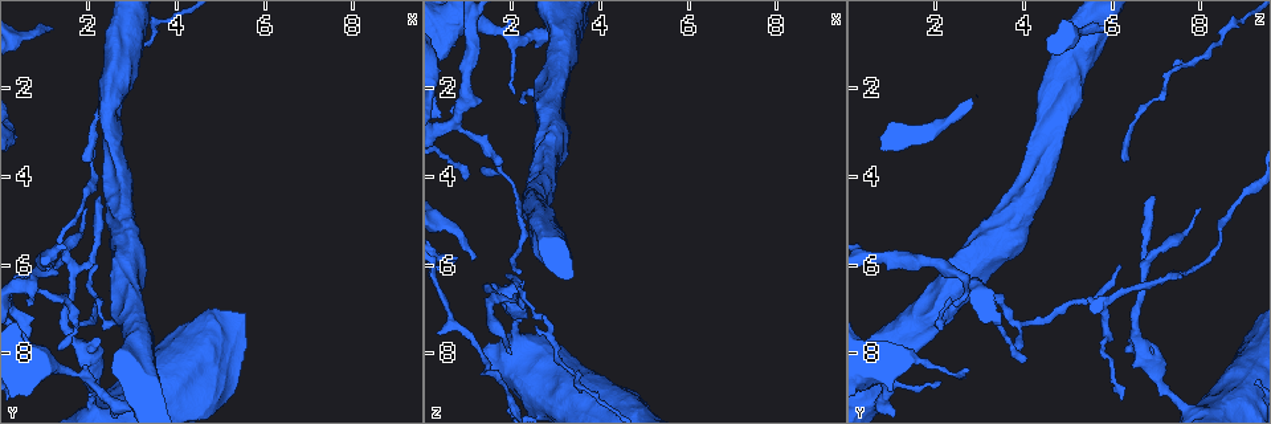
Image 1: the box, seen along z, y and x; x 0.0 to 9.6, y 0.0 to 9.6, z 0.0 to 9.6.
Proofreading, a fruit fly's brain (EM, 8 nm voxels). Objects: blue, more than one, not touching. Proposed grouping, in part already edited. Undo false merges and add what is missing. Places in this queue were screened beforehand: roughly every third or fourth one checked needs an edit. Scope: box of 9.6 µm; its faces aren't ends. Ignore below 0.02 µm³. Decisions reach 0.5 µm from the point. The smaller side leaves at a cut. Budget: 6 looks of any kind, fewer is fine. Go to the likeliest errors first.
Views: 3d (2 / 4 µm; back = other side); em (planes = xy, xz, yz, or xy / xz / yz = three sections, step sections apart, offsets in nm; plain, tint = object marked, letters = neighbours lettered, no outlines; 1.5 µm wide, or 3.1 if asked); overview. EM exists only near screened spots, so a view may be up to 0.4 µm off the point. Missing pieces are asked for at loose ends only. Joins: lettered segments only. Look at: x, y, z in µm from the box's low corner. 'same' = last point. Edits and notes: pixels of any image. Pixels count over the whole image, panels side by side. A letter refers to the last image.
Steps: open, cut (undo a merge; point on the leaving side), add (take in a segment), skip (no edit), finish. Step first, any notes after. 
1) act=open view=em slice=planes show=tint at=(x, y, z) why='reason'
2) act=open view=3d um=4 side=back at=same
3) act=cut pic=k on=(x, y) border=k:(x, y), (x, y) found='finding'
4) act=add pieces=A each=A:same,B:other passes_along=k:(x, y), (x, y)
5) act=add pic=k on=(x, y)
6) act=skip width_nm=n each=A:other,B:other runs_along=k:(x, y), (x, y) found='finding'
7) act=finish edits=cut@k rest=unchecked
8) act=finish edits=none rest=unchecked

act=open view=em slice=xy step=8 show=tint at=(2.25, 4.50, 6.95) why='free end'

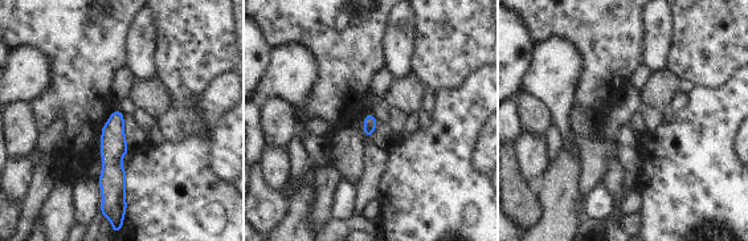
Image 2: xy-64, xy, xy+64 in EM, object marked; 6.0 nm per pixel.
act=open view=em slice=planes show=letters at=same

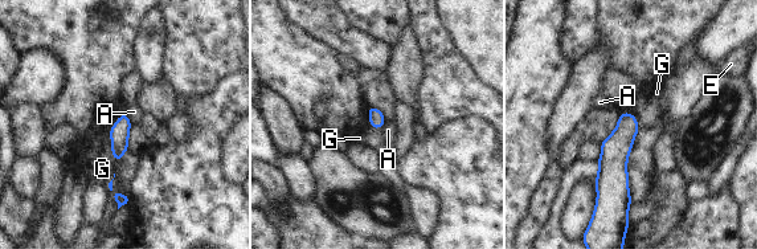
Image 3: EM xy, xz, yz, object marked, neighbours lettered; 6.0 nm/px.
act=skip width_nm=100 each=A:other,E:other,G:other runs_along=3:(627, 115), (617, 146), (625, 203) found='no lettered segment goes on from it'

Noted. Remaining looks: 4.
act=open view=em um=3.1 slice=planes show=letters at=(1.15, 0.65, 5.85) why='tapers out'

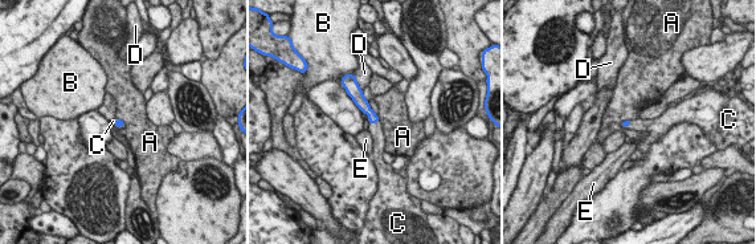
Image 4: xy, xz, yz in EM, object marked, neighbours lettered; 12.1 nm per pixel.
act=add pieces=C longest_contact=C:220nm each=A:other,B:other,C:same,D:other,E:other passes_along=4:(363, 105), (371, 122), (376, 130) found='the cell continues'

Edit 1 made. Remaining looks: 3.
act=open view=em slice=xz step=8 show=letters at=(2.15, 8.65, 2.15) why='thin end'

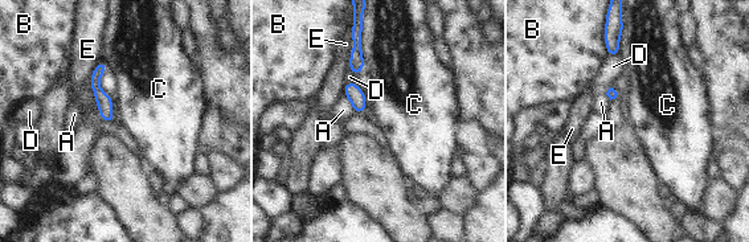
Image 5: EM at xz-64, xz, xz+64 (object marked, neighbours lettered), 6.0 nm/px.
act=open view=em slice=planes show=letters at=same why='cut it another way'

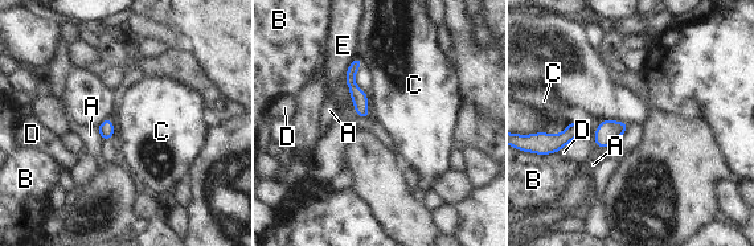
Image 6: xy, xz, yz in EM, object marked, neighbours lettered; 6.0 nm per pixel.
act=skip longest_contact=D:180nm each=A:other,B:other,C:other,D:other,E:other runs_along=6:(357, 61), (351, 85), (365, 114) found='none of them fits'

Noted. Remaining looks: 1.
act=finish edits=add@4 rest=unchecked

